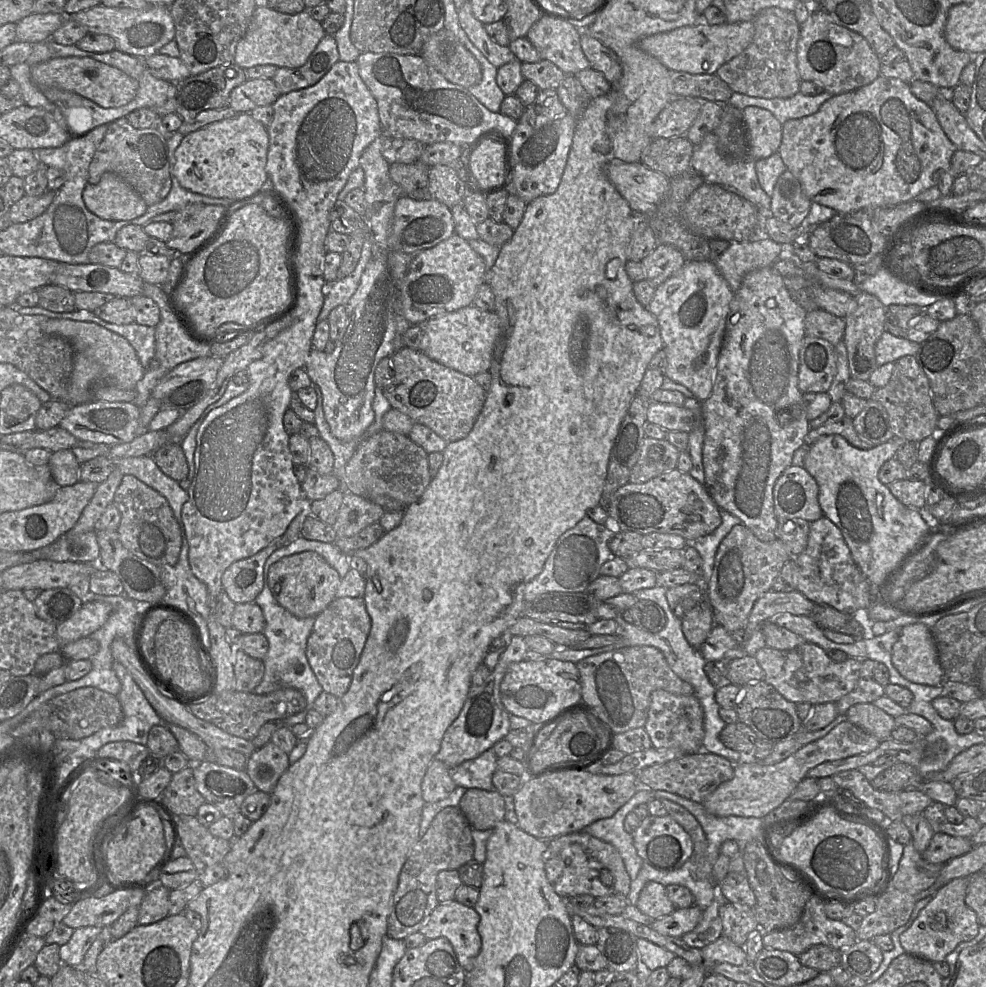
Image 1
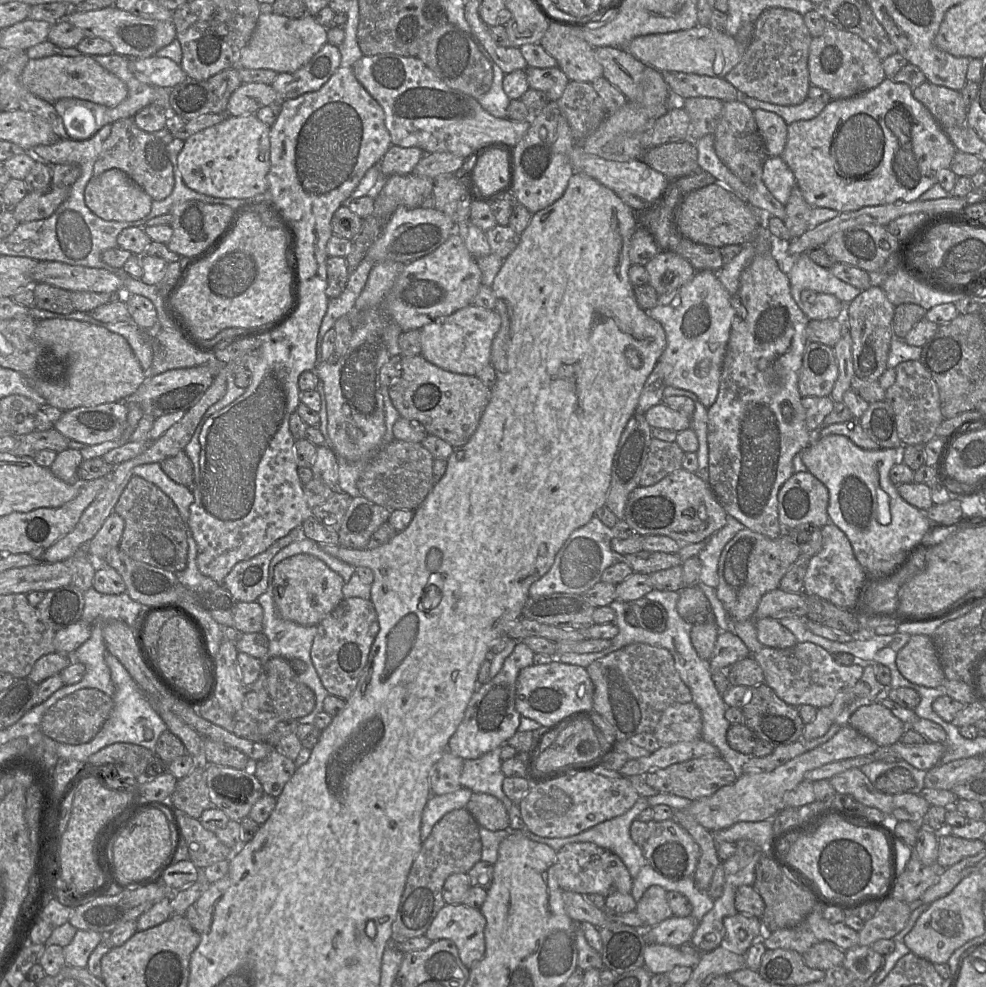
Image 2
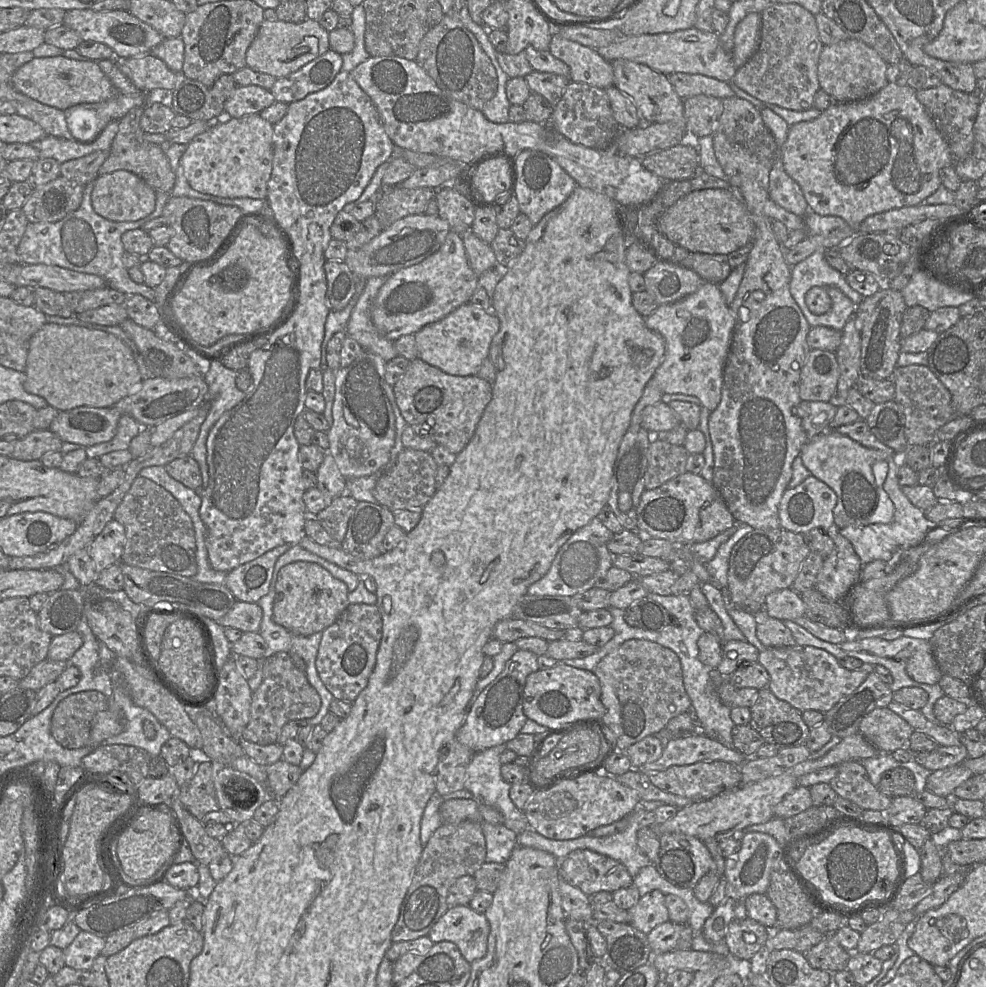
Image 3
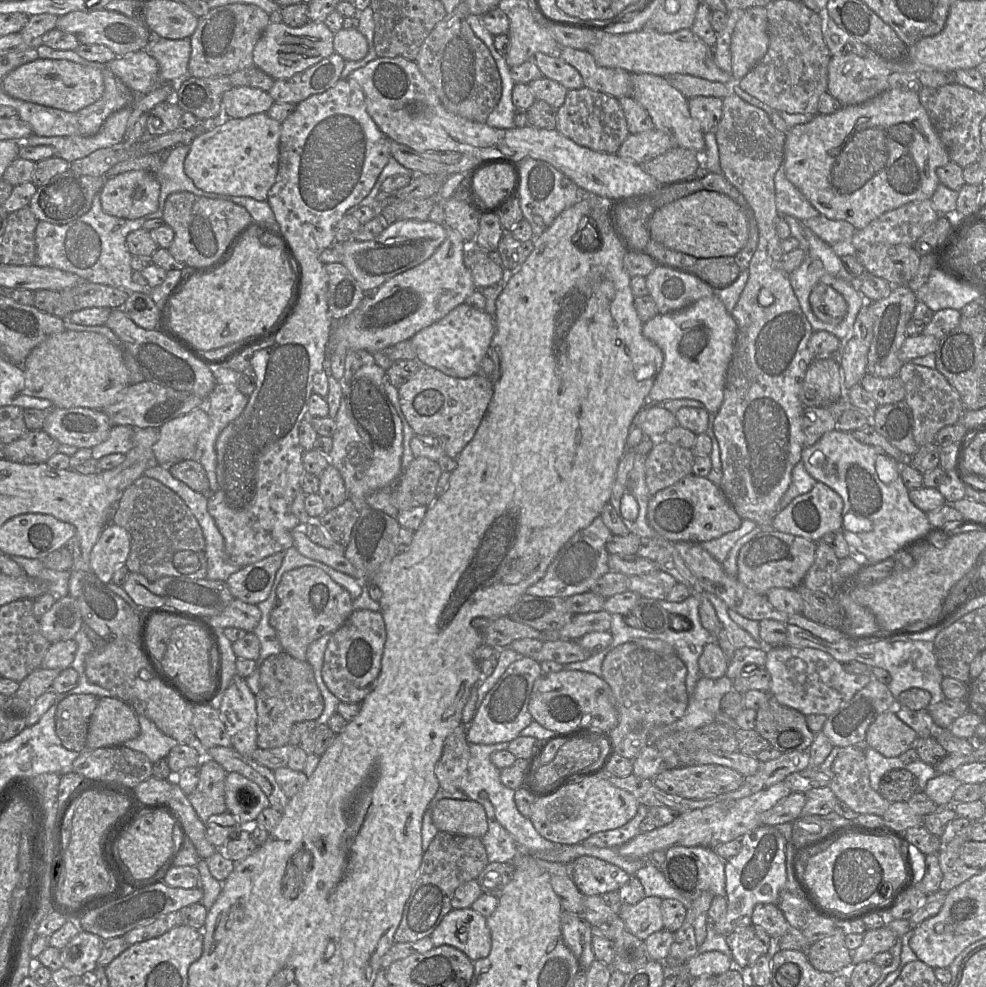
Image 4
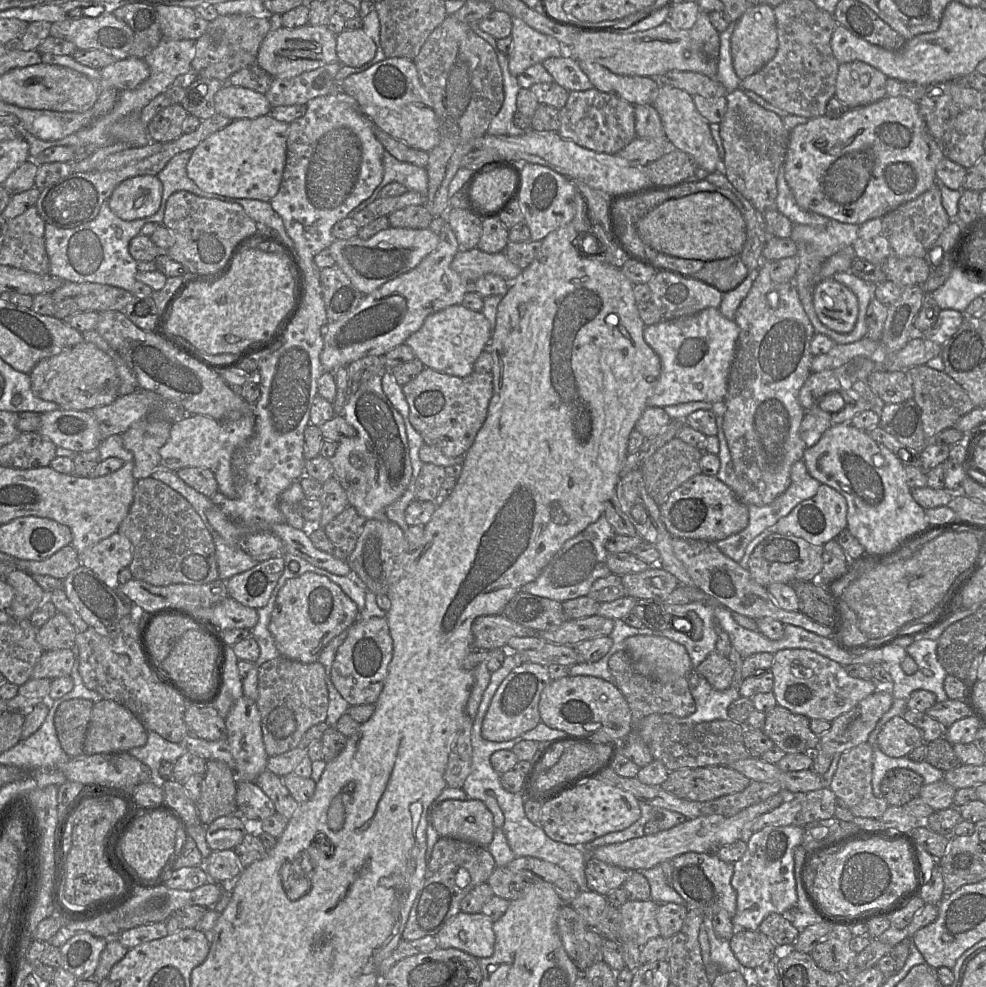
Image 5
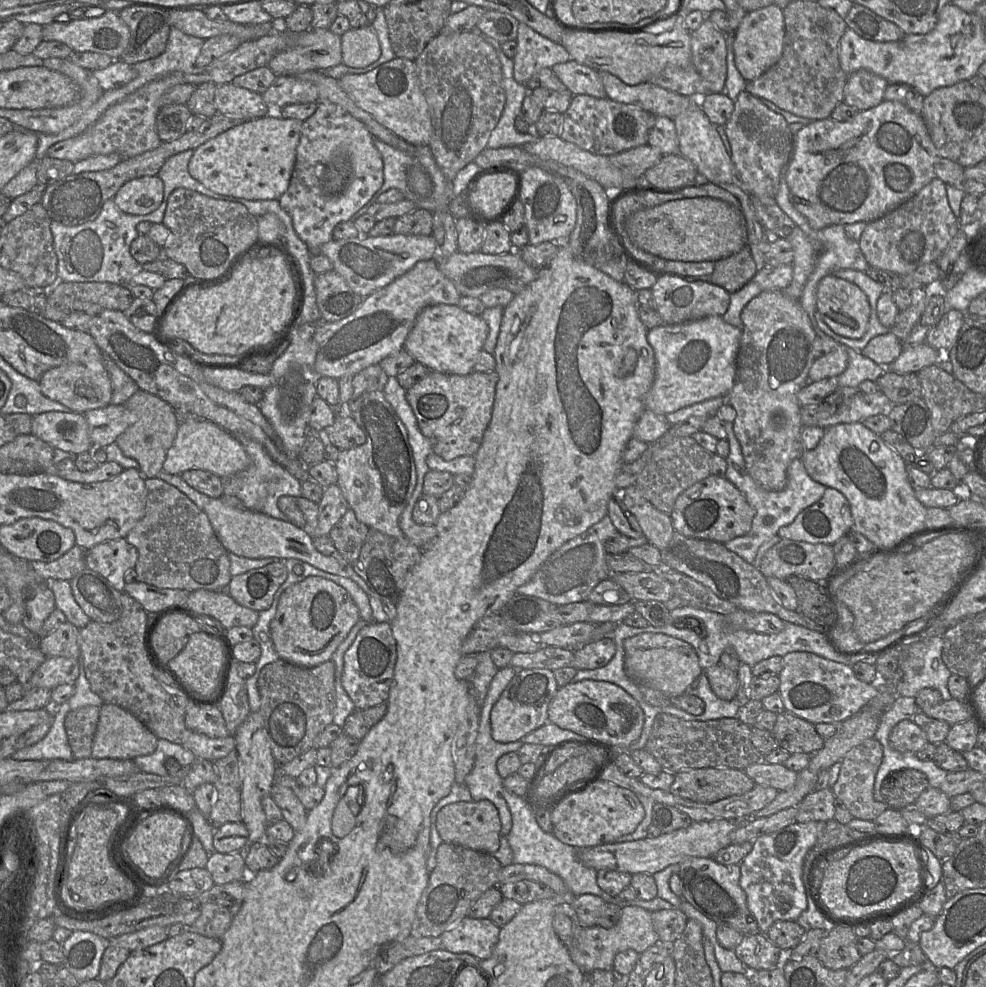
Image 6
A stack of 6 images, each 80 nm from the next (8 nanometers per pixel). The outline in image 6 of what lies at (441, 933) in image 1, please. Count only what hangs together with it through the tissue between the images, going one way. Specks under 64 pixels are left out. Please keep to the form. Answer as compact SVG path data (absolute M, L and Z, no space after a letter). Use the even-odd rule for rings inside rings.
M465 917L442 933L442 949L452 953L468 953L478 960L489 959L499 940L500 927L490 918Z

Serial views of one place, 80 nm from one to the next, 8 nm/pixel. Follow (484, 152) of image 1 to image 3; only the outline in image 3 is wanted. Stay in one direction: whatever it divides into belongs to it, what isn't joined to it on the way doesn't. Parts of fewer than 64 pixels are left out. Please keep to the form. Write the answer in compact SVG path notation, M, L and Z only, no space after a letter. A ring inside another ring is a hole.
M503 158L484 162L474 175L475 186L489 202L503 198L512 181L512 168Z

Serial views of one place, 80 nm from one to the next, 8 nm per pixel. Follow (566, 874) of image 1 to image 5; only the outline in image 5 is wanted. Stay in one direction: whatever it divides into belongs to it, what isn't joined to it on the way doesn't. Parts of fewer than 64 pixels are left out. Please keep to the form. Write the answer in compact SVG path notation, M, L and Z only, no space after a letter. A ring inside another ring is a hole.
M589 857L586 862L585 876L590 891L606 896L620 888L629 879L630 872Z

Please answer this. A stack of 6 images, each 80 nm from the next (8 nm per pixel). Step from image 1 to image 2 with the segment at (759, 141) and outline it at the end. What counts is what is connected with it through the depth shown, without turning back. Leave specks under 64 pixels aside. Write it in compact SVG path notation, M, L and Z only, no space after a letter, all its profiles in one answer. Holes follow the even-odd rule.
M756 109L753 114L768 157L781 156L787 142L788 125L782 117L770 111Z

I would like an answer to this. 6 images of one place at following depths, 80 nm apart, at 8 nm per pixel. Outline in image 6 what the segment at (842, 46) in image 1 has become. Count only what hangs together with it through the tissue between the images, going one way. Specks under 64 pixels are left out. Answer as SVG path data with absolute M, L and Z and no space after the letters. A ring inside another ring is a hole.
M860 69L847 75L843 102L858 111L879 105L884 100L888 82L873 72Z

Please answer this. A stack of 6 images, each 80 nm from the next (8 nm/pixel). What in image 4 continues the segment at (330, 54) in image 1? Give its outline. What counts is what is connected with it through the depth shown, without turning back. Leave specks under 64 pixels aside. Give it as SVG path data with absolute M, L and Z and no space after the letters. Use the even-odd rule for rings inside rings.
M336 52L287 79L275 80L268 91L277 103L298 104L332 88L340 78L345 60Z

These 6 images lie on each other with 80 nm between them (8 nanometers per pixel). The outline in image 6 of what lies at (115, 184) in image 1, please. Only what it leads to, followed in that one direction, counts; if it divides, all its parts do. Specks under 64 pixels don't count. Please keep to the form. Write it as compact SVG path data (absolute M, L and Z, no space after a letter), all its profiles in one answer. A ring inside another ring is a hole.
M143 176L126 182L113 197L116 205L131 215L146 215L162 203L164 183L156 176Z

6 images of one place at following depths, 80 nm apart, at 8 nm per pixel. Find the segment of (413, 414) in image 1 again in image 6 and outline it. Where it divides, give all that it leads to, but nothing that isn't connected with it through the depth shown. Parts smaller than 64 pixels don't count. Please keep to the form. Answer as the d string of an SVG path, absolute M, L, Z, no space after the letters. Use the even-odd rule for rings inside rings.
M430 371L406 390L406 399L418 427L429 439L435 454L447 461L460 456L475 456L491 420L497 382L495 371L472 371L467 375Z

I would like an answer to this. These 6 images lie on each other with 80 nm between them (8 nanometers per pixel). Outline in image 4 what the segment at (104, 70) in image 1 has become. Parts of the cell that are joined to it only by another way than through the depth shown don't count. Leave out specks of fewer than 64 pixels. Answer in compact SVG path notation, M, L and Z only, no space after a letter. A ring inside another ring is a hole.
M38 58L12 70L1 84L3 91L13 98L66 112L78 112L99 100L104 92L100 69L68 60Z

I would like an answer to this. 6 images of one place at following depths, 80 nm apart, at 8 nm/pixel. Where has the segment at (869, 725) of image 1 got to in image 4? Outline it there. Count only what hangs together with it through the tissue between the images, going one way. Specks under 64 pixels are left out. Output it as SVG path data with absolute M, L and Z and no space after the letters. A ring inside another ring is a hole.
M886 711L879 714L867 729L864 745L884 757L894 758L913 747L917 738L917 733L893 711Z

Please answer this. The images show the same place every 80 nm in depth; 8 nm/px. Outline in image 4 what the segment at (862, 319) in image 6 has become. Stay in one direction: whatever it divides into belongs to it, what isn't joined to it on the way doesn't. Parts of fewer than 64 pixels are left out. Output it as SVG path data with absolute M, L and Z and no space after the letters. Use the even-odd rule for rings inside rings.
M821 282L811 291L809 302L815 316L825 323L838 324L847 312L844 297L833 287Z

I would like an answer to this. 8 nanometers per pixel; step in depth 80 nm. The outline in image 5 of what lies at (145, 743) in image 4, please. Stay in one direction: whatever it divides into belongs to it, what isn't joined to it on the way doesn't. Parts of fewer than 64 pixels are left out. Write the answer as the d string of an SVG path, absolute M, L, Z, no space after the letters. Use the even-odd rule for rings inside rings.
M147 731L146 744L132 748L128 752L146 764L153 773L158 773L162 761L174 763L187 750L183 745L168 741L154 731Z

